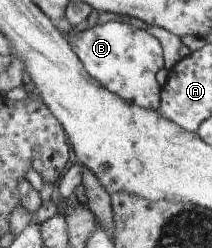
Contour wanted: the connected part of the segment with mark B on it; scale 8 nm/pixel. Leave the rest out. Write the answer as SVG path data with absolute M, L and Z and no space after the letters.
M119 21L101 23L88 30L76 27L70 33L69 42L75 53L78 53L87 71L102 86L123 100L145 109L156 110L159 107L159 87L155 81L155 73L163 67L163 57L157 39L141 29Z

